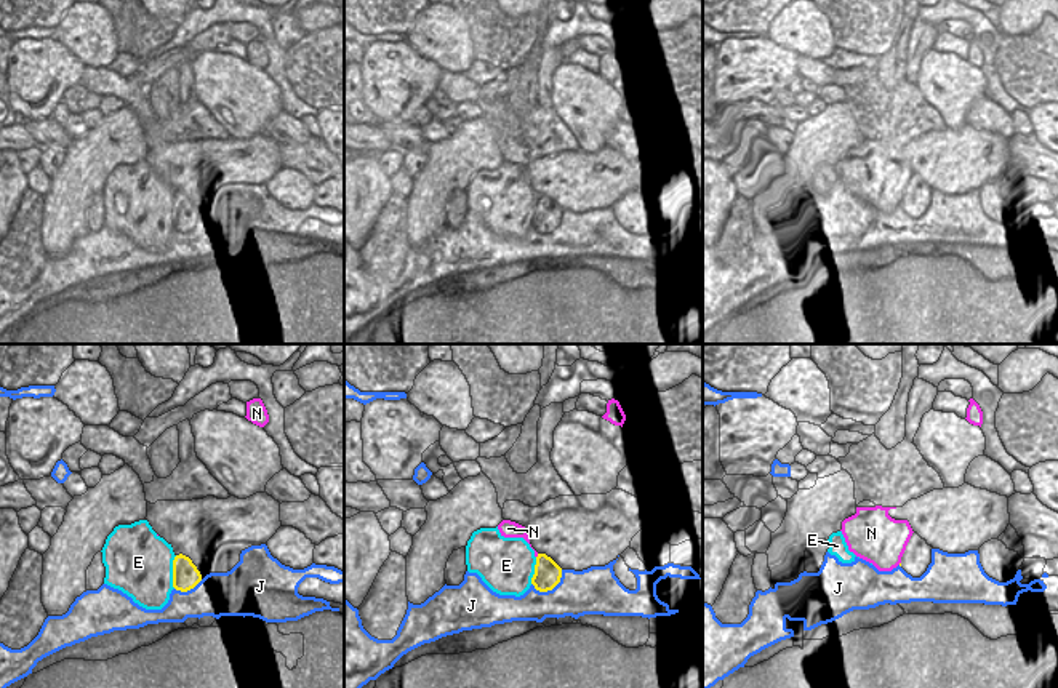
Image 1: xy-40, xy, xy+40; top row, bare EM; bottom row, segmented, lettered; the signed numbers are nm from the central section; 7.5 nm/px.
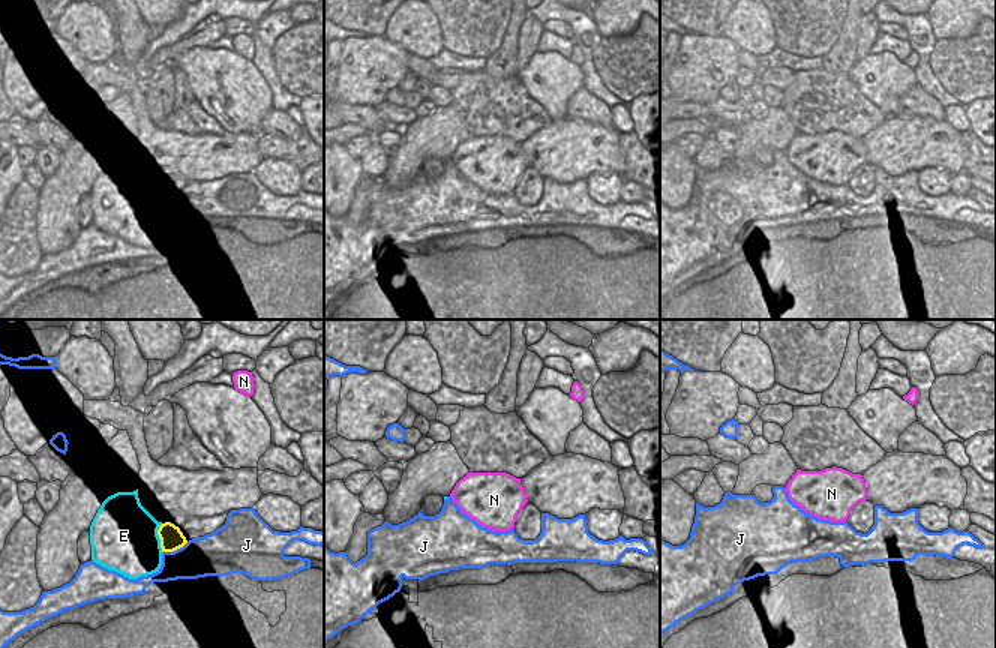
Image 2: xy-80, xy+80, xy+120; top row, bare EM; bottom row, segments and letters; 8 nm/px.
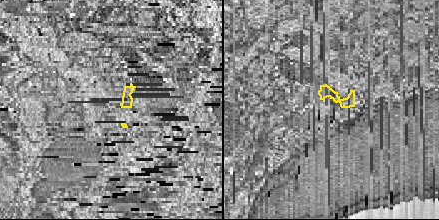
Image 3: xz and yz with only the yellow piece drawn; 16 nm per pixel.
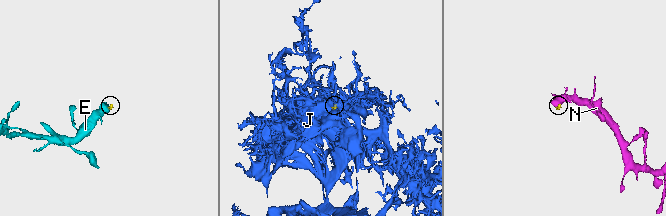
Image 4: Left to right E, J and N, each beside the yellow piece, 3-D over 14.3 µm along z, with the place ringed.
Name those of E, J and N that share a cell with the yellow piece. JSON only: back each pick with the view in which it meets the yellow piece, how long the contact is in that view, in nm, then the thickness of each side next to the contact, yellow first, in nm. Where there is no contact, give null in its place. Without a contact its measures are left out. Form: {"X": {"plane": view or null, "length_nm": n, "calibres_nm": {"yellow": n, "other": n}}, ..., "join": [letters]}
{"join": []}

